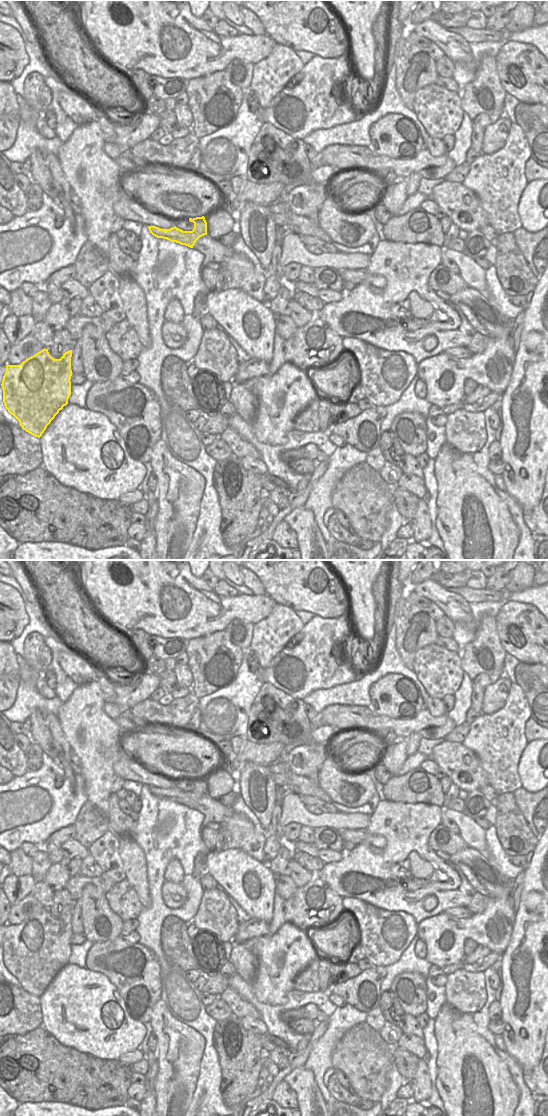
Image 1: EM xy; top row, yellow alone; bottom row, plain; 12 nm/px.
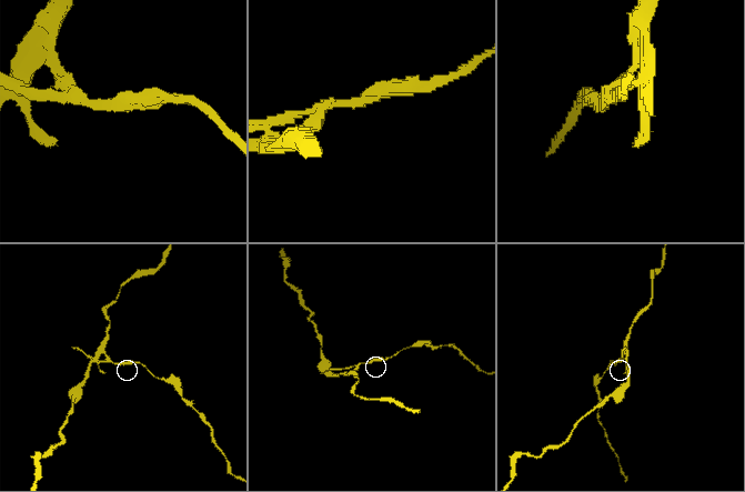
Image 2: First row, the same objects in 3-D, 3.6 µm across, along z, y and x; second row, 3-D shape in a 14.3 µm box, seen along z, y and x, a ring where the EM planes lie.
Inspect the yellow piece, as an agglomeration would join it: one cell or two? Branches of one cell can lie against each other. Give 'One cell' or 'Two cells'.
Two cells.

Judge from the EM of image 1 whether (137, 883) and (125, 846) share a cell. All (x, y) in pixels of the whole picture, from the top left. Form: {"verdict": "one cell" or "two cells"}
{"verdict": "one cell"}

